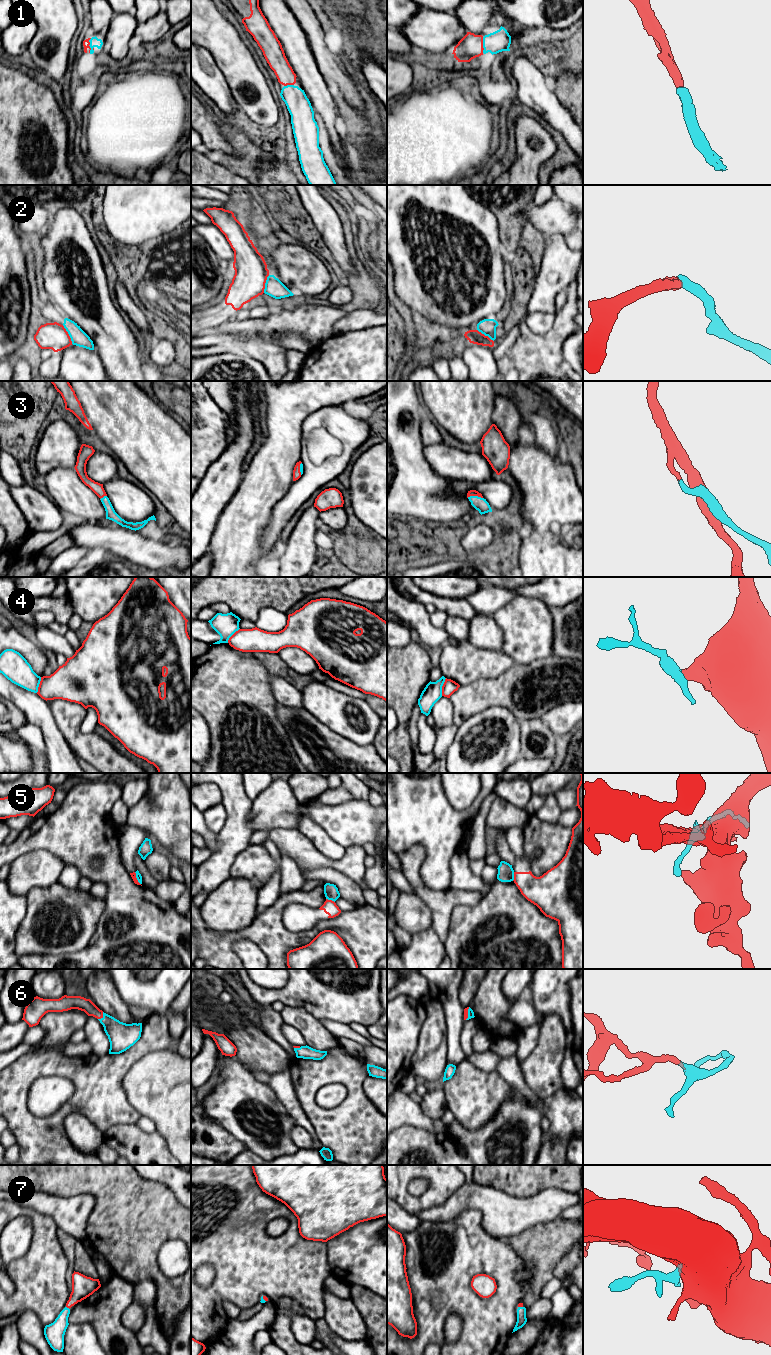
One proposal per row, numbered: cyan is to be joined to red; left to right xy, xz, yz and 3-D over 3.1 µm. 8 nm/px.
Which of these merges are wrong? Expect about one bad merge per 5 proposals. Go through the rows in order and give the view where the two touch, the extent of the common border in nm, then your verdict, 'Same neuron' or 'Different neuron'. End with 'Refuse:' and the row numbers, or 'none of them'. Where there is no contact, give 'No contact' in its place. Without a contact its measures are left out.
1: Touches red in xy. Shared border 120 nm. Same neuron
2: Touches red in xy. Shared border 170 nm. Different neuron
3: Touches red in yz. Shared border 130 nm. Same neuron
4: Touches red in yz. Shared border 150 nm. Different neuron
5: Touches red in xz. Shared border 80 nm. Different neuron
6: Touches red in xy. Shared border 80 nm. Same neuron
7: Touches red in xy. Shared border 40 nm. Same neuron
Refuse: 2, 4, 5

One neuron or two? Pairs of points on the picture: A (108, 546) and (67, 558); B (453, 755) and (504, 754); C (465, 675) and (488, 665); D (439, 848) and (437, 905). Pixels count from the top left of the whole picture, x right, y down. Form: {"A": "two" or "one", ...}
{"A": "two", "B": "one", "C": "one", "D": "two"}

